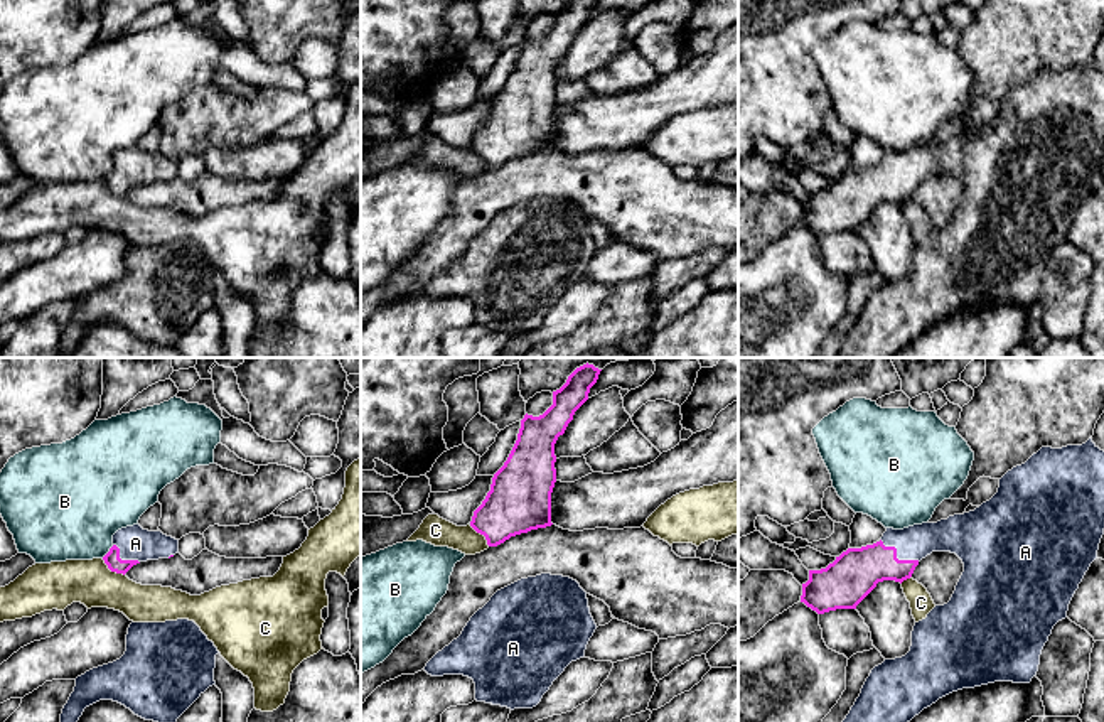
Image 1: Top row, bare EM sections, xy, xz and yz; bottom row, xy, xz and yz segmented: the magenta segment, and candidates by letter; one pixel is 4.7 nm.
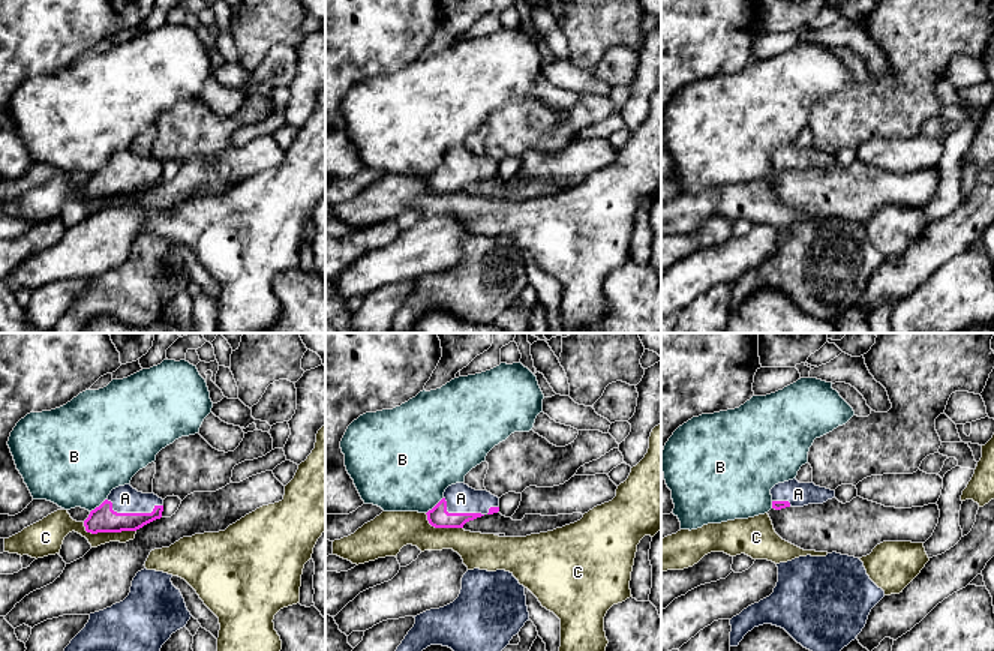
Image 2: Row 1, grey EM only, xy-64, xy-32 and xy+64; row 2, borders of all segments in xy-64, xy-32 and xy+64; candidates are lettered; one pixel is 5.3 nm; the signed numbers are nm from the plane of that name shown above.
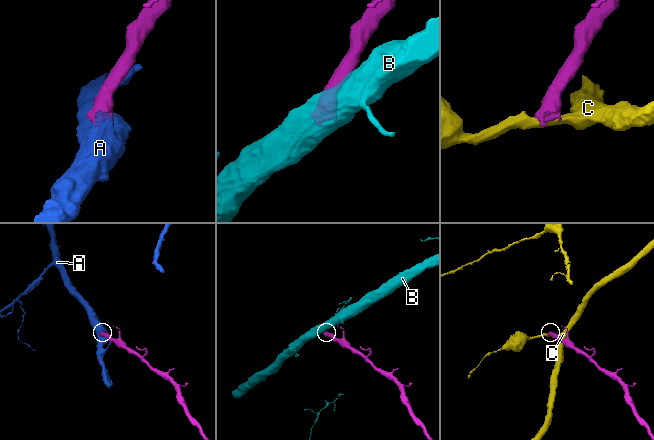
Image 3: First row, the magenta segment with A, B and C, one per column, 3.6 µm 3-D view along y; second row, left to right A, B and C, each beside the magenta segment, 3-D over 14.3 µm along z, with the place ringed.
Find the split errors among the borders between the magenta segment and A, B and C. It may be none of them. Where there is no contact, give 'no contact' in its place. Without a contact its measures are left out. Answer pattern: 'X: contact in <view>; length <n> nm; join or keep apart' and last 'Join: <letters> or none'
A: contact in yz; length 220 nm; join
B: contact in xy; length 90 nm; keep apart
C: contact in xy; length 140 nm; keep apart
Join: A

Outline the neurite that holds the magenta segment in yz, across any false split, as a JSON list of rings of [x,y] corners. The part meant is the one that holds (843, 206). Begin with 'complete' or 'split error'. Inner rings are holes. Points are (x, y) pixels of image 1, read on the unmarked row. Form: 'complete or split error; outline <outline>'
split error; outline [[[1089,61],[1082,67],[1042,69],[1025,86],[1008,93],[999,101],[998,115],[974,133],[903,152],[887,150],[876,165],[848,170],[826,191],[809,192],[809,202],[802,206],[801,224],[824,236],[836,231],[856,231],[878,204],[902,206],[932,174],[956,175],[964,186],[951,223],[935,228],[925,241],[915,245],[912,268],[905,278],[885,282],[871,292],[836,358],[892,358],[924,331],[952,314],[994,304],[1030,305],[1038,294],[1040,277],[1053,248],[1067,240],[1079,206],[1097,180],[1102,157],[1104,73]]]

